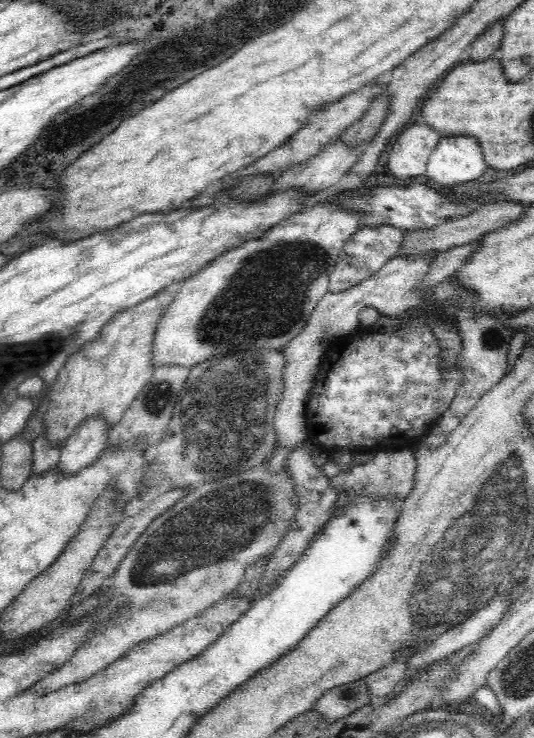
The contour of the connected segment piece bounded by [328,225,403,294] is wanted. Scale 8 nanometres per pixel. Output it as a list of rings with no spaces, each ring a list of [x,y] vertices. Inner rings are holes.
[[[381,225],[377,227],[360,227],[356,232],[347,238],[343,249],[339,254],[339,261],[328,282],[328,292],[336,294],[342,290],[348,290],[352,286],[358,286],[369,277],[375,276],[376,272],[384,266],[402,246],[403,230],[390,226]]]

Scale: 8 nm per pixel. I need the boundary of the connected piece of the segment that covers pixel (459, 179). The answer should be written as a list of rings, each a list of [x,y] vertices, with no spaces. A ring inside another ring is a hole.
[[[440,138],[427,162],[426,176],[440,186],[464,184],[486,170],[480,146],[472,138]]]

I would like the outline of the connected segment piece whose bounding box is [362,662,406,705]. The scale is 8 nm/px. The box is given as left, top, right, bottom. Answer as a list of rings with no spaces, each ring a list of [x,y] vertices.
[[[396,662],[396,666],[388,666],[388,670],[380,670],[380,674],[368,674],[362,678],[374,705],[384,704],[400,680],[405,680],[406,663]]]

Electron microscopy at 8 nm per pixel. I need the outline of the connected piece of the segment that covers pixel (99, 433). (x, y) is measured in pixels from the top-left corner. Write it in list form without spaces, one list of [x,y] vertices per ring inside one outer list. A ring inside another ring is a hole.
[[[90,418],[76,428],[67,438],[57,463],[58,477],[62,479],[79,475],[106,449],[108,430],[101,428],[101,418]]]

